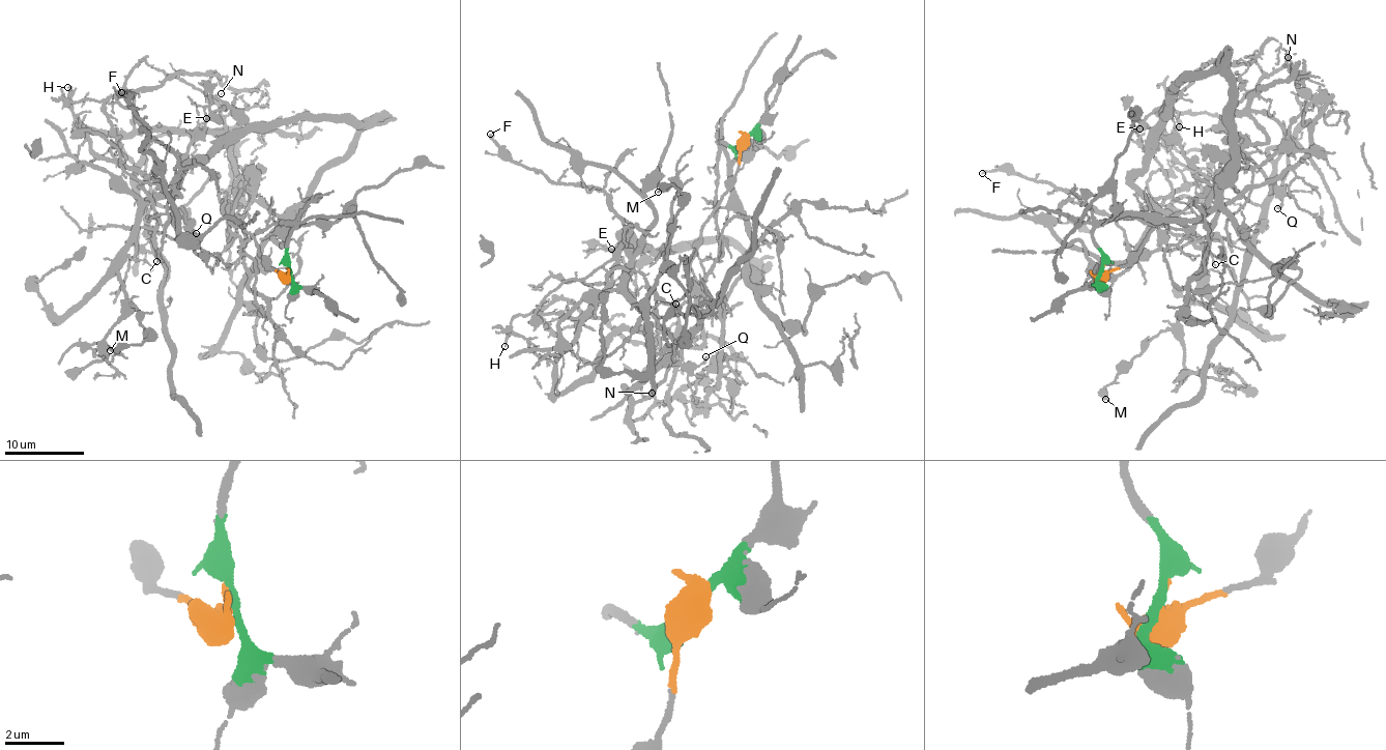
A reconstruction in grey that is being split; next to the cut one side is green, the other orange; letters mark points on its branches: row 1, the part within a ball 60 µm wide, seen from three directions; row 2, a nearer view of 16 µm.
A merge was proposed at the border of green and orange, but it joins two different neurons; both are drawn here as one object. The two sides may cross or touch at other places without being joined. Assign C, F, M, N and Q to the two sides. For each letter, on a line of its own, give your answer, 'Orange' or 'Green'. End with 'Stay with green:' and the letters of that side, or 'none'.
C: Orange
F: Orange
M: Green
N: Orange
Q: Orange
Stay with green: M

